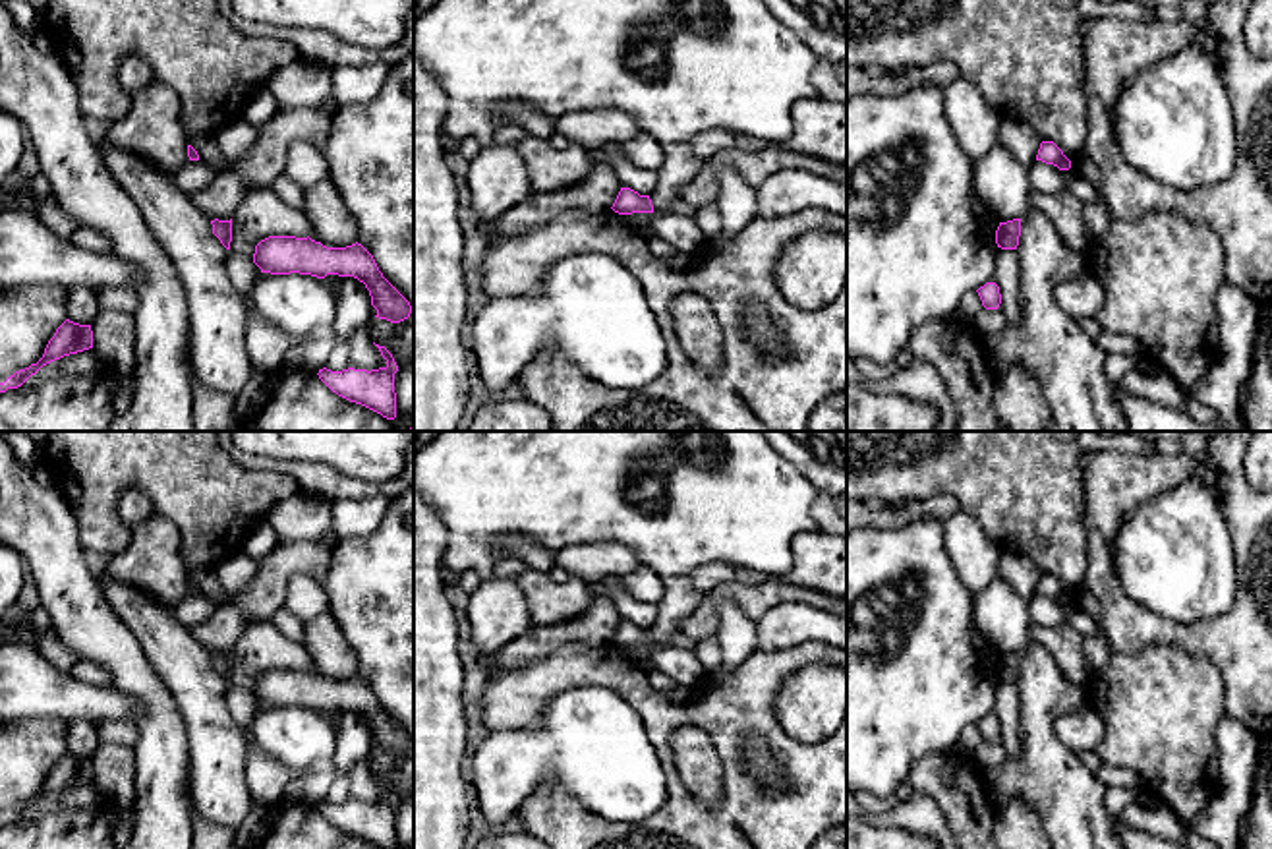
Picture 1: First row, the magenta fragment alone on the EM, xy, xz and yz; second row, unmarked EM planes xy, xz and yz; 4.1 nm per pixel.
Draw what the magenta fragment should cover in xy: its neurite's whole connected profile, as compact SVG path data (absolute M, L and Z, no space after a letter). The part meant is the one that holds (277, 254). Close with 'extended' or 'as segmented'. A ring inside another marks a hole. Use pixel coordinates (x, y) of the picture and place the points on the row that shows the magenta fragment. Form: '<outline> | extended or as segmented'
M269 236L255 246L253 263L271 275L354 277L365 284L379 319L400 323L410 317L410 302L383 277L373 255L361 246L327 248L296 236Z | as segmented

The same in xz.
M621 188L611 209L619 215L653 213L650 195L640 195L630 188Z | as segmented

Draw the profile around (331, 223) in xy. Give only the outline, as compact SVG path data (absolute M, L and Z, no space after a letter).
M332 178L304 191L302 211L309 220L307 236L327 248L346 248L358 242L358 224L342 201Z

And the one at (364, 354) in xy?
M365 327L358 329L352 337L346 338L350 346L350 360L354 369L379 369L387 367L387 360L381 356L379 348L369 338Z

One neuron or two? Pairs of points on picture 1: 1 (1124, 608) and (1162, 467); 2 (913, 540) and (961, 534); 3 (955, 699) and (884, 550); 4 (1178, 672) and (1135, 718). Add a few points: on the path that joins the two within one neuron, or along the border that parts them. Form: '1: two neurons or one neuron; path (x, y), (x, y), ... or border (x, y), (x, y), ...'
1: one neuron; path (1100, 571), (1102, 519), (1126, 496)
2: two neurons; border (940, 525), (946, 536), (946, 554), (961, 579)
3: one neuron; path (940, 654), (940, 590), (928, 565)
4: one neuron; path (1166, 683), (1147, 706)

